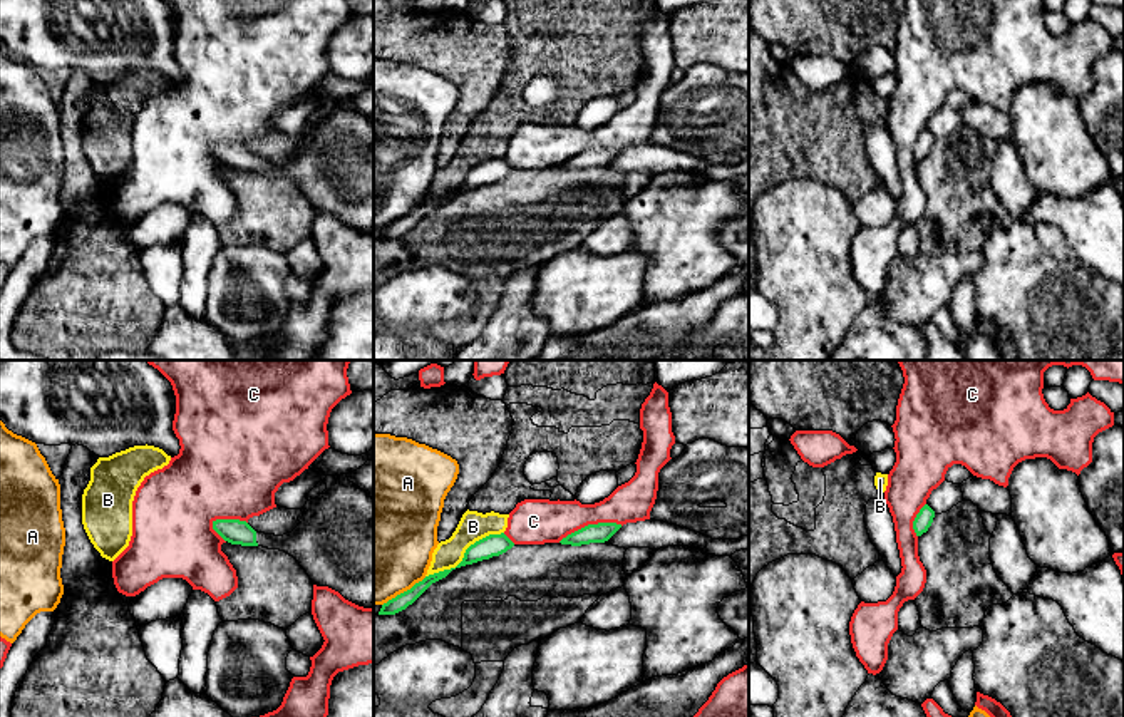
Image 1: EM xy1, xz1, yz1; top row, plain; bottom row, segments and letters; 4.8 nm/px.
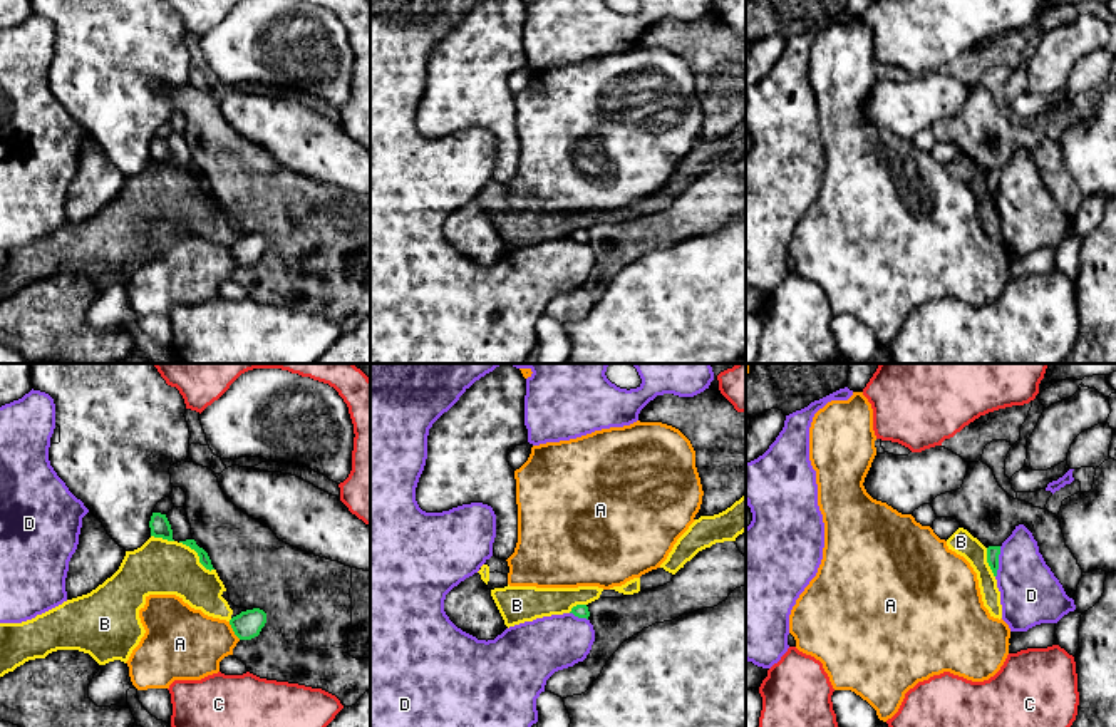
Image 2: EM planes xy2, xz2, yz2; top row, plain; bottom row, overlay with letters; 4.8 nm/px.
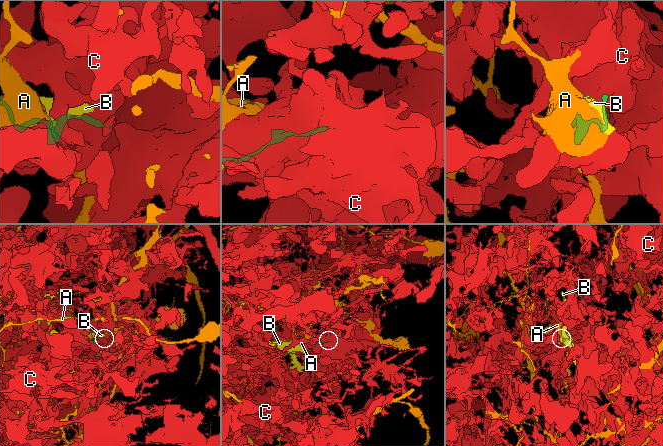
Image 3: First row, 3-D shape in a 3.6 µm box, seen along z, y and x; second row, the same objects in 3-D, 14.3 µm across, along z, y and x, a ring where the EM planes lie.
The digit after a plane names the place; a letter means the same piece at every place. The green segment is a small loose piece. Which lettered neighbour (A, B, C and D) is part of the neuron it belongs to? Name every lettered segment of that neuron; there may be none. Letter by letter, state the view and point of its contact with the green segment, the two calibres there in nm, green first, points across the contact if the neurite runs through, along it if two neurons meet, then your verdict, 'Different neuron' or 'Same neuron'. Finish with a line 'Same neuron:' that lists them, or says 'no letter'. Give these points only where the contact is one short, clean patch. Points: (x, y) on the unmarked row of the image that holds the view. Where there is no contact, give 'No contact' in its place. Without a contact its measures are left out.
A: Touches green at xz1 (404, 216). Thickness 80 nm (green) against 500 nm. Different neuron
B: Touches green at xz1 (464, 180). Thickness 110 nm (green) against 140 nm. Different neuron
C: Touches green at xz1 (590, 149). Thickness 100 nm (green) against 220 nm. Different neuron
D: Touches green at yz2 (997, 186). Thickness 60 nm (green) against 280 nm. Different neuron
Same neuron: no letter

